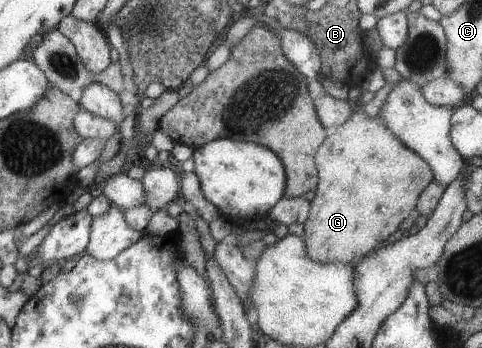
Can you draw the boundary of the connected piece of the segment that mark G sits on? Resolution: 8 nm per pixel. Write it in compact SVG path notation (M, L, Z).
M359 109L353 111L353 114L351 114L343 124L329 131L325 140L317 147L316 154L314 155L314 163L317 170L318 182L314 188L314 196L311 201L308 202L309 212L307 218L305 218L305 222L302 223L303 234L301 234L300 239L303 240L303 244L305 245L307 258L313 260L313 262L320 262L321 264L327 264L327 262L343 262L343 264L351 265L355 258L365 257L370 250L392 239L398 234L401 221L405 220L405 217L414 211L416 200L419 194L421 194L421 190L423 190L431 180L434 180L429 164L418 154L415 154L408 146L403 146L403 144L399 142L399 138L393 136L393 134L385 128L385 124L381 122L381 116L375 115L371 118L371 116L365 116Z

